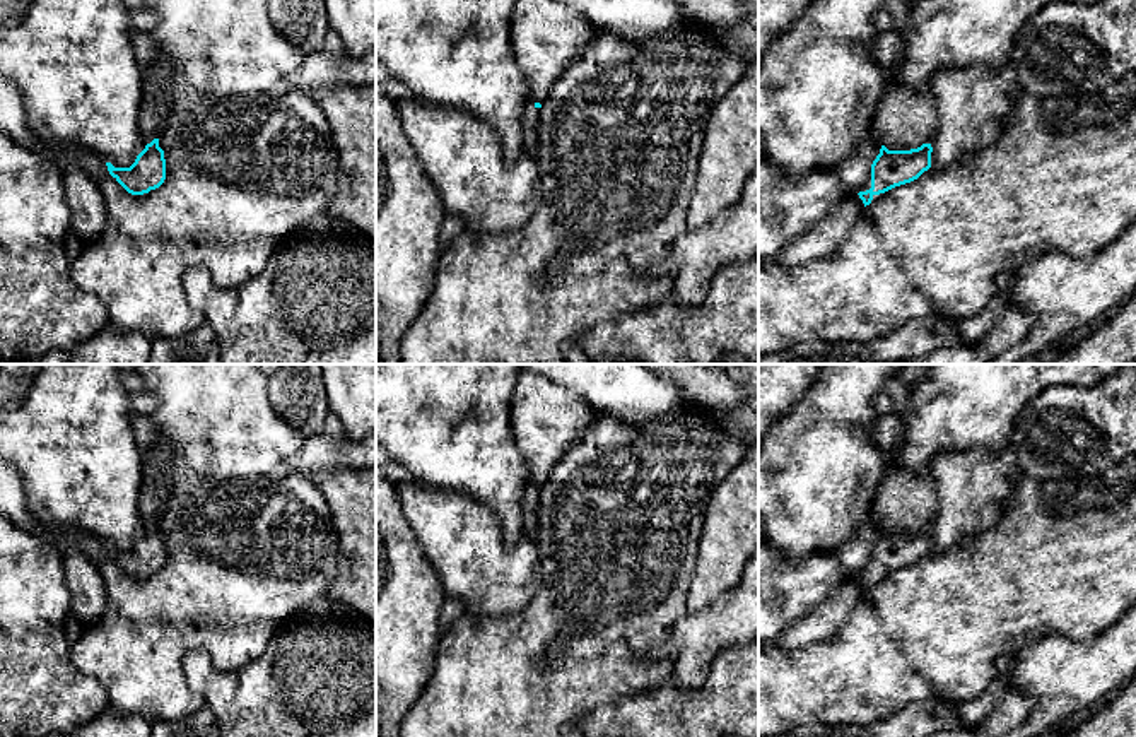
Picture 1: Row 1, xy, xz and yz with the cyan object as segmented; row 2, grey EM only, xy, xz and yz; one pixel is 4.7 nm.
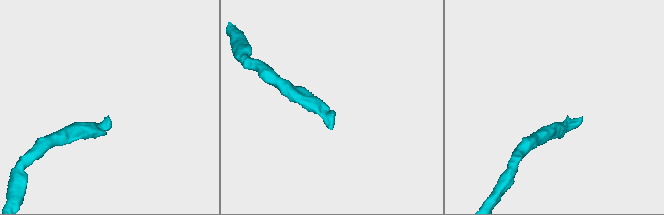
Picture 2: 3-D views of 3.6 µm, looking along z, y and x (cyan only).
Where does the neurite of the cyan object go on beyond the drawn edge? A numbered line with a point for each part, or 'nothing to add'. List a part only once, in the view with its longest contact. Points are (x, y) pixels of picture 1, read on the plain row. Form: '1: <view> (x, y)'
1: yz (906, 503)

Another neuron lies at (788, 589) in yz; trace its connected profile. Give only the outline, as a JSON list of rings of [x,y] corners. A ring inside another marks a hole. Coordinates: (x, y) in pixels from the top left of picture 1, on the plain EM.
[[[873,516],[834,552],[794,559],[779,554],[767,537],[758,540],[758,646],[774,645],[839,585],[870,573],[871,547],[880,532]]]

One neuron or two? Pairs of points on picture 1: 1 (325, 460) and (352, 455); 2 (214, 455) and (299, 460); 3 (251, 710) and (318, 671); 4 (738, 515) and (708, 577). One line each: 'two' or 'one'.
1: one
2: two
3: one
4: one

